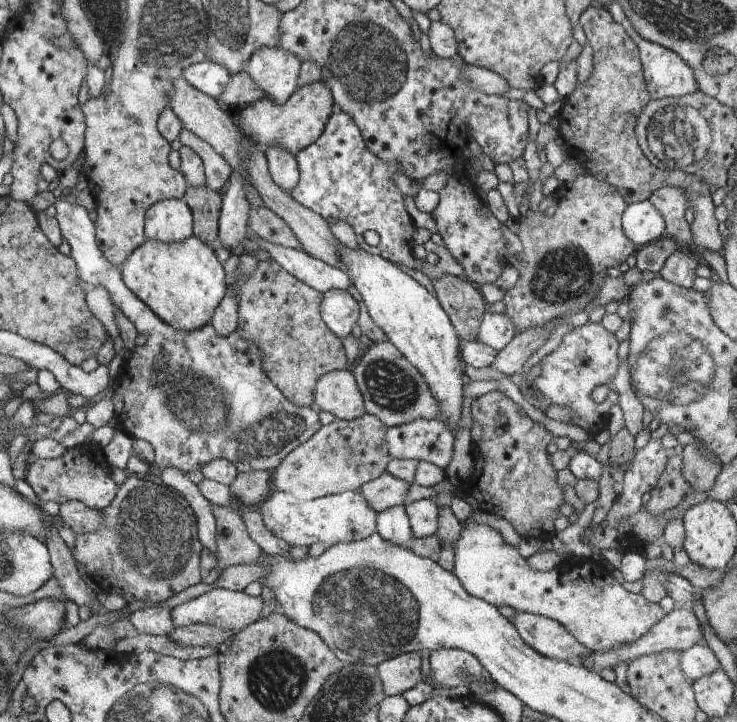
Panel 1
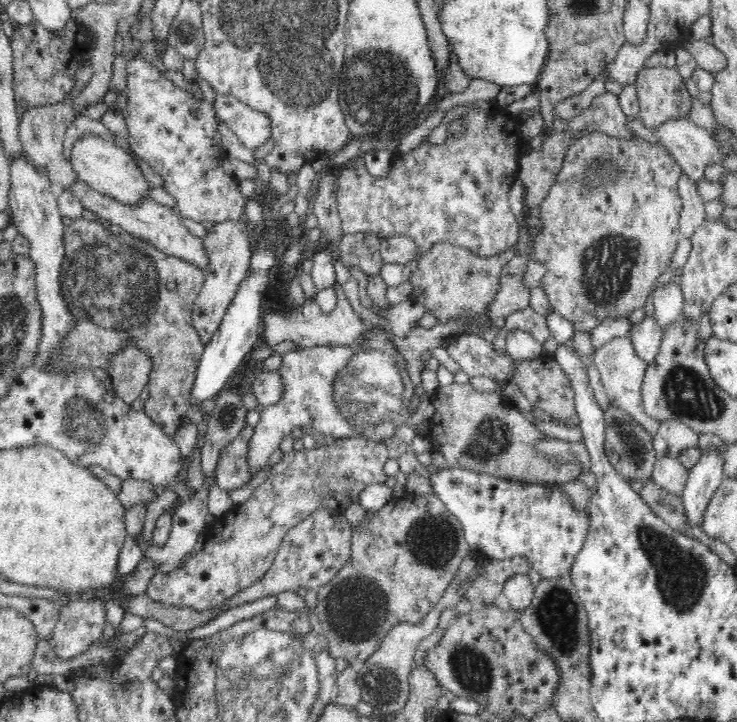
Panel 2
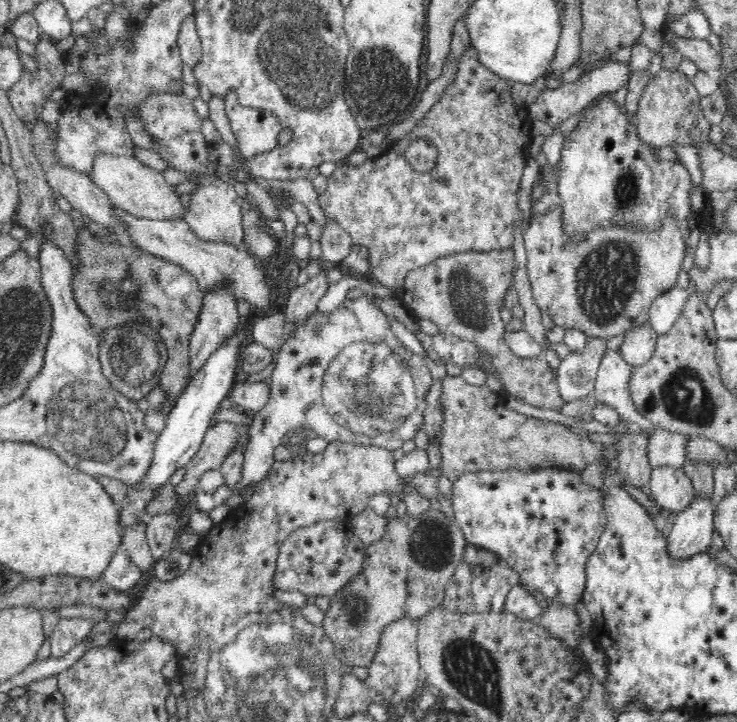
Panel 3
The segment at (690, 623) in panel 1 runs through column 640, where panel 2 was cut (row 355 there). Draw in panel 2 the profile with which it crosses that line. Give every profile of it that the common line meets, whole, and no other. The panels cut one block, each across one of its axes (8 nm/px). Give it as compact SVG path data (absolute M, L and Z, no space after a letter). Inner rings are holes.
M645 317L628 332L636 354L648 364L652 364L658 354L664 331L655 317Z

